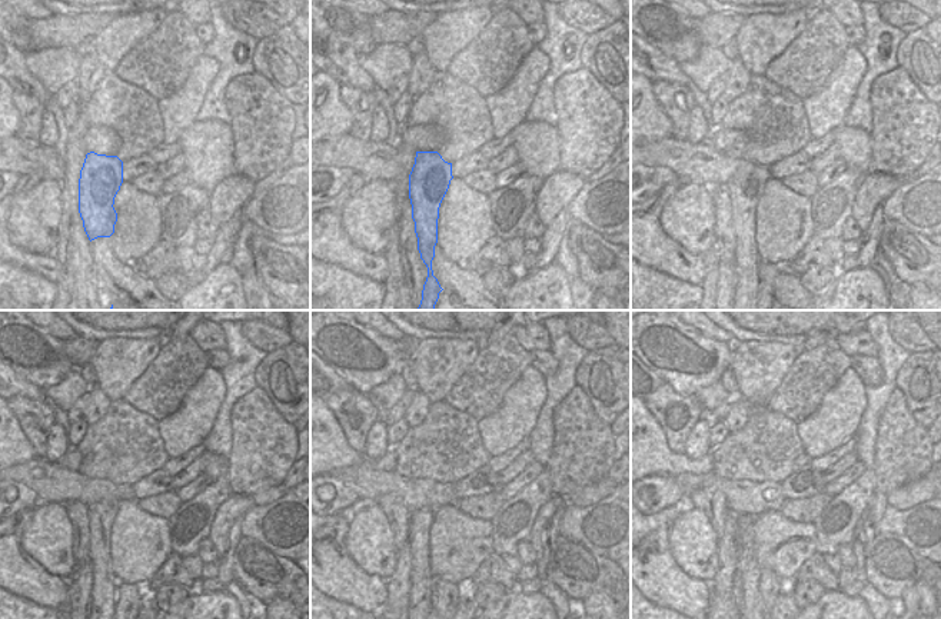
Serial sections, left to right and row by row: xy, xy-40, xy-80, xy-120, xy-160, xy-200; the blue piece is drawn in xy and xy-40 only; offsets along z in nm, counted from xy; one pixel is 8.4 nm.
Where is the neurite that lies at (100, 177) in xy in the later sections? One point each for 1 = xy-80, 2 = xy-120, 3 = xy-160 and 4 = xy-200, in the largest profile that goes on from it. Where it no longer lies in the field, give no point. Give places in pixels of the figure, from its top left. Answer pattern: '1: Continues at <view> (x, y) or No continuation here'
1: Continues at xy-80 (745, 187)
2: Continues at xy-120 (103, 596)
3: Continues at xy-160 (422, 578)
4: Continues at xy-200 (737, 589).

